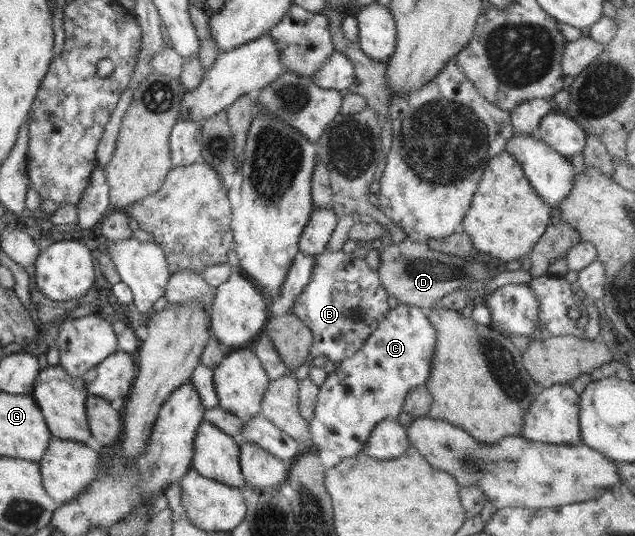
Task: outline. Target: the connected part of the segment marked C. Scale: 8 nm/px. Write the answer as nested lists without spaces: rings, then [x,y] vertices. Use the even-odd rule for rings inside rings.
[[[399,304],[390,309],[360,350],[339,362],[320,386],[314,418],[309,420],[311,442],[314,446],[318,446],[319,450],[332,451],[342,459],[362,453],[374,426],[384,419],[396,419],[403,411],[405,396],[410,389],[425,384],[430,374],[434,346],[435,330],[425,310],[407,304]]]

